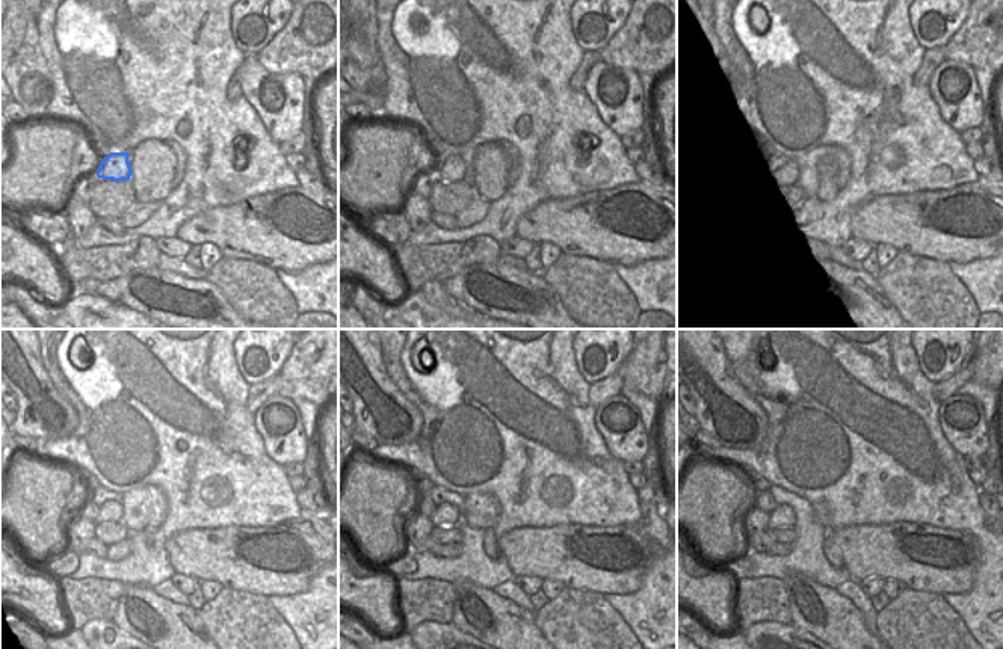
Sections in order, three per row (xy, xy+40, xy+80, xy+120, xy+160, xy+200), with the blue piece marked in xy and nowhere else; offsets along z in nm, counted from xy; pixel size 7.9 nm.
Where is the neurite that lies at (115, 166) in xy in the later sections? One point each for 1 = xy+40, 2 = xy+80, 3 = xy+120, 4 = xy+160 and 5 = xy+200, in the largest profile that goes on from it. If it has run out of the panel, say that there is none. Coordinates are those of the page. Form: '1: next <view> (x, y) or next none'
1: next xy+40 (453, 169)
2: next xy+80 (787, 172)
3: next xy+120 (111, 510)
4: next xy+160 (446, 515)
5: next xy+200 (783, 515)

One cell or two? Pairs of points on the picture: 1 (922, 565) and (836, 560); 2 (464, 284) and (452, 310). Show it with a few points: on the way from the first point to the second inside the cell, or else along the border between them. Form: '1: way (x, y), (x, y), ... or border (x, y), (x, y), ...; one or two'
1: border (828, 532), (828, 536), (840, 550), (843, 566); two
2: border (441, 284), (453, 298), (481, 313); two

